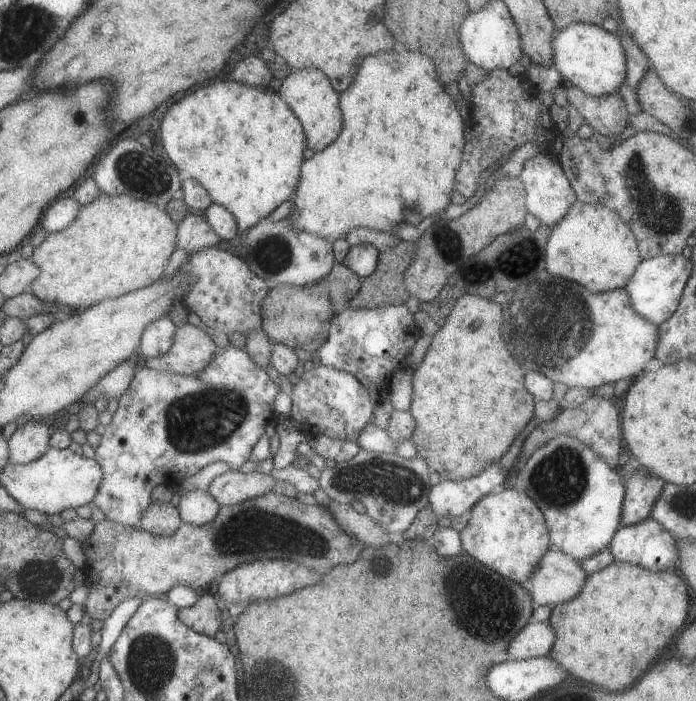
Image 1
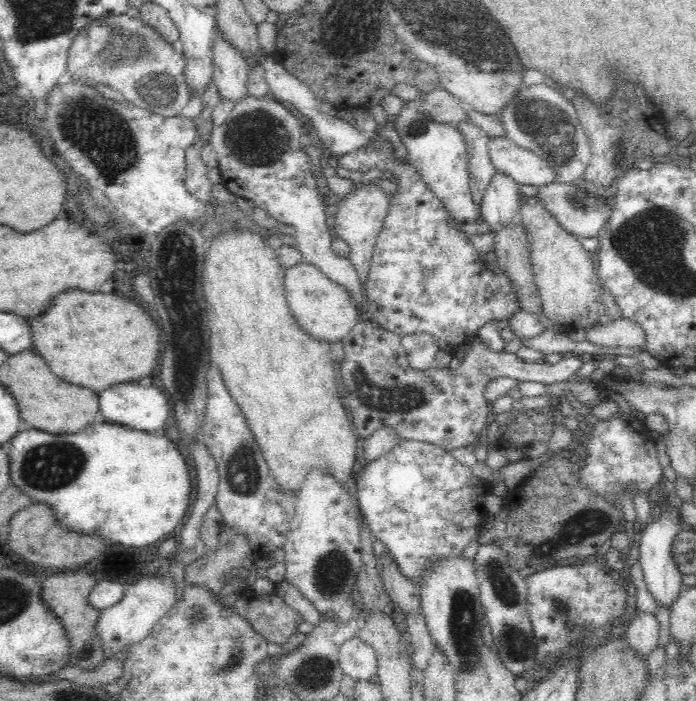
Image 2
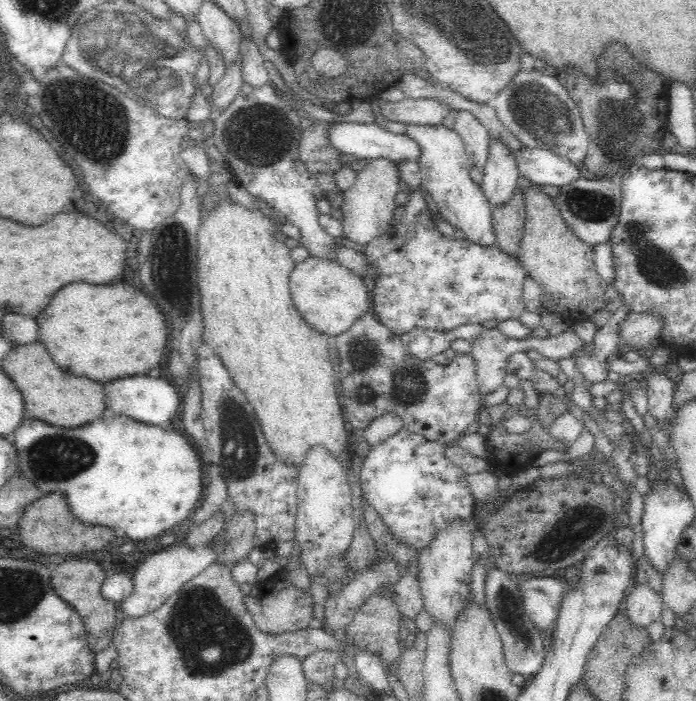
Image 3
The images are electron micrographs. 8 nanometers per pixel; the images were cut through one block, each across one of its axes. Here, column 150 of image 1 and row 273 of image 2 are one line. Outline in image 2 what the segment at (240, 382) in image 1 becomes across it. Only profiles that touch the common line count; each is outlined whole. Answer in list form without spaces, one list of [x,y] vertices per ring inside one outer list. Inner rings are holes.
[[[366,145],[360,147],[359,149],[354,149],[352,152],[348,152],[348,154],[344,154],[344,156],[337,157],[338,166],[342,168],[346,168],[346,170],[354,170],[354,172],[362,171],[366,172],[367,170],[387,170],[390,174],[393,174],[396,178],[396,184],[398,186],[398,190],[394,196],[390,196],[390,204],[387,215],[385,216],[385,222],[383,223],[382,230],[379,232],[377,239],[375,240],[374,252],[372,252],[372,258],[370,258],[370,270],[368,272],[368,278],[364,282],[364,287],[366,289],[366,308],[368,308],[368,317],[375,321],[380,327],[384,330],[388,330],[397,334],[401,339],[403,339],[406,335],[414,334],[414,332],[425,332],[426,334],[431,334],[438,343],[438,349],[440,351],[444,351],[446,353],[453,353],[456,351],[460,345],[464,345],[470,343],[475,339],[478,334],[479,328],[484,326],[487,322],[491,320],[509,320],[510,316],[514,314],[516,311],[520,311],[519,304],[517,300],[517,292],[515,292],[515,288],[513,284],[510,282],[510,279],[503,273],[503,270],[498,267],[498,270],[495,273],[492,271],[488,271],[486,267],[486,258],[485,255],[479,253],[477,249],[472,245],[470,239],[466,237],[466,232],[452,227],[450,225],[451,216],[448,214],[448,209],[444,207],[444,203],[436,197],[434,192],[430,190],[424,181],[422,181],[422,177],[418,174],[418,171],[408,163],[400,163],[397,160],[397,157],[393,154],[392,151],[376,151],[372,145]]]

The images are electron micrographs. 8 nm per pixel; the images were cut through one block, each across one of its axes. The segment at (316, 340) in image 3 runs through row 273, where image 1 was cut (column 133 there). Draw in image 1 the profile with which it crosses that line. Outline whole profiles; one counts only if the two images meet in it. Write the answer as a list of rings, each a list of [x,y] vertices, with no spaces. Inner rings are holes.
[[[101,192],[98,194],[98,198],[91,202],[90,204],[80,205],[80,210],[78,210],[78,216],[76,220],[61,231],[54,231],[52,234],[46,236],[46,240],[40,244],[40,246],[34,247],[34,252],[30,260],[38,266],[40,269],[40,274],[38,278],[30,284],[30,292],[34,293],[40,300],[49,303],[56,303],[59,305],[64,305],[69,309],[83,308],[86,309],[106,298],[118,298],[126,293],[138,290],[142,287],[150,286],[154,282],[158,281],[164,276],[166,266],[168,265],[171,255],[176,251],[176,239],[177,239],[177,224],[168,216],[168,213],[161,208],[158,208],[155,204],[145,200],[138,200],[137,198],[128,195],[112,195]]]

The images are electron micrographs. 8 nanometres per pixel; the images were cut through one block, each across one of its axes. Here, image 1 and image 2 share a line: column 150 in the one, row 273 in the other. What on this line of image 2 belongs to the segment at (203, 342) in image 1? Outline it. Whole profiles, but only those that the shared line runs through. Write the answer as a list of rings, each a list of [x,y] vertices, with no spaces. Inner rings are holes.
[[[366,183],[364,187],[353,189],[345,195],[345,199],[338,203],[335,225],[332,227],[332,235],[348,243],[350,252],[347,258],[358,271],[359,279],[364,283],[370,270],[370,258],[374,252],[375,240],[382,230],[385,216],[387,215],[390,196],[380,187]]]

